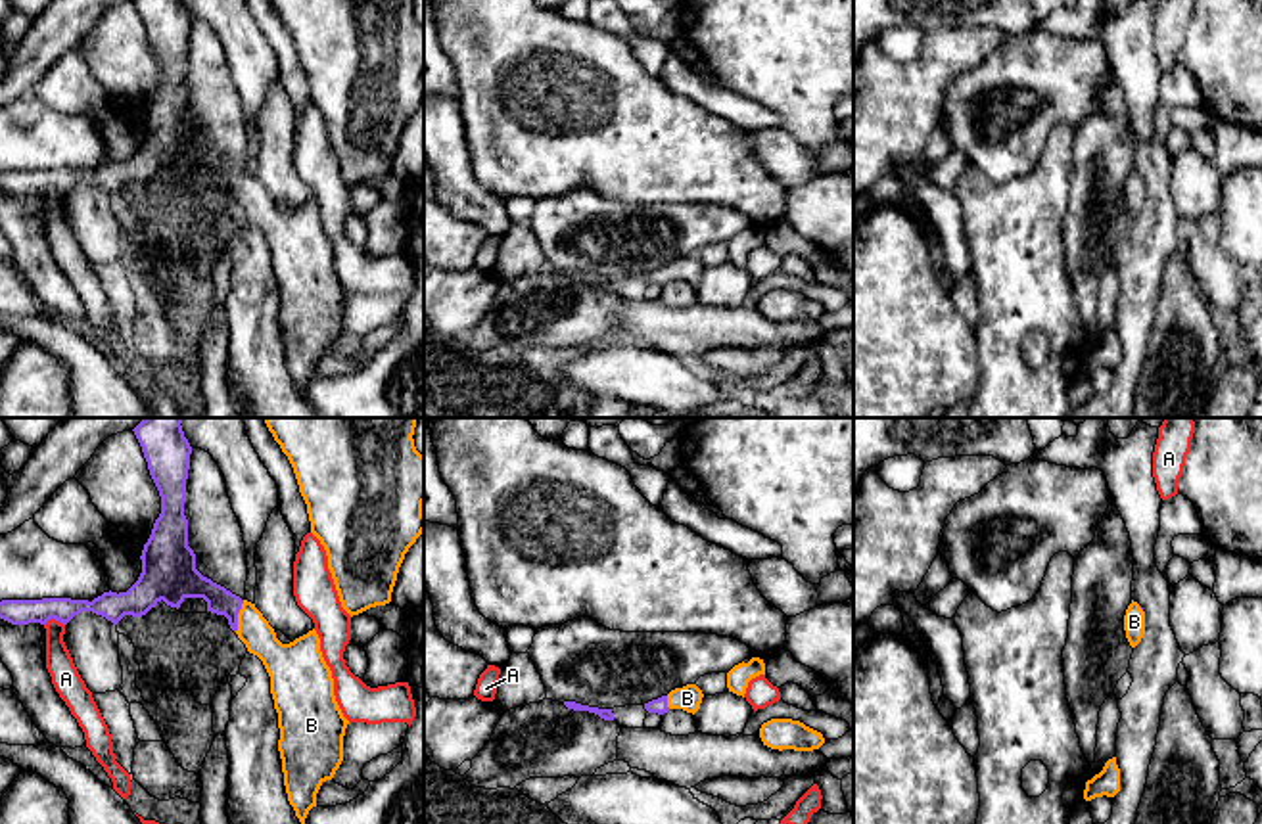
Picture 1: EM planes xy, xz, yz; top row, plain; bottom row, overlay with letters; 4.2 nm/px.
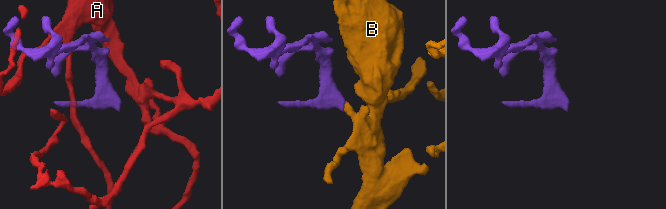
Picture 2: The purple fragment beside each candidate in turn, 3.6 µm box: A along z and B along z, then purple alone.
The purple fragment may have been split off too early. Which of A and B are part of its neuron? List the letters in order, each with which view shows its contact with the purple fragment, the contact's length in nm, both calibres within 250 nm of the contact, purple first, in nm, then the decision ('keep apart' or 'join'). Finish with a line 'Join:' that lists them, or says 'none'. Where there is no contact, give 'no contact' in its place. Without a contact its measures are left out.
A: contact in xy; length 90 nm; calibres 120 and 120 nm; keep apart
B: contact in xy; length 140 nm; calibres 130 and 140 nm; join
Join: B

